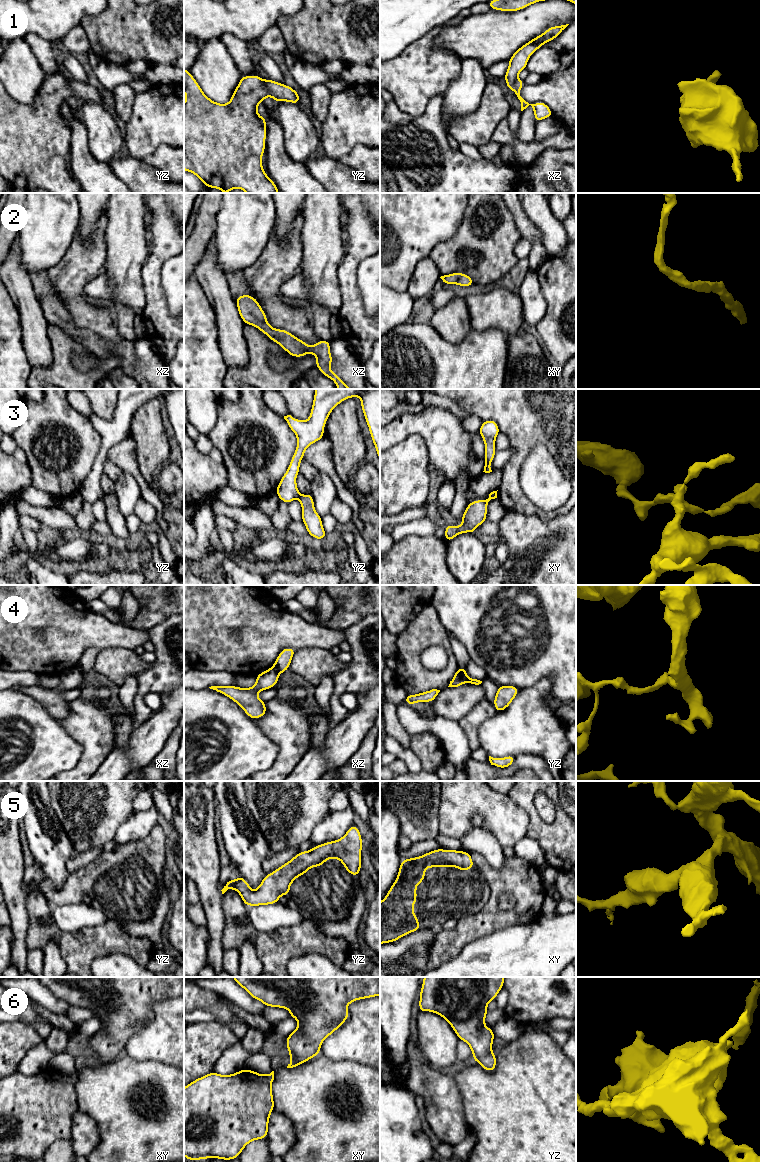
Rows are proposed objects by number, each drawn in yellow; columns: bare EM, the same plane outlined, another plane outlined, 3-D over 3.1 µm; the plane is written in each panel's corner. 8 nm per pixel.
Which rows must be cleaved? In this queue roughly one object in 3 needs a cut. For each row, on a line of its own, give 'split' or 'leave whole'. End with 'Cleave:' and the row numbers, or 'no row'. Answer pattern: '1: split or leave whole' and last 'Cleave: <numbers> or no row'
1: leave whole
2: leave whole
3: split
4: split
5: leave whole
6: leave whole
Cleave: 3, 4

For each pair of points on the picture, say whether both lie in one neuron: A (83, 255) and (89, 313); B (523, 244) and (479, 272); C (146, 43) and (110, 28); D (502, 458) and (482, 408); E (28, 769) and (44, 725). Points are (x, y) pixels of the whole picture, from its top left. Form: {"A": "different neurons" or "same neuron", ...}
{"A": "same neuron", "B": "different neurons", "C": "same neuron", "D": "different neurons", "E": "same neuron"}

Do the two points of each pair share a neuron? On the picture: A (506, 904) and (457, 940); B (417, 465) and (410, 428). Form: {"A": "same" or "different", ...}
{"A": "different", "B": "different"}

